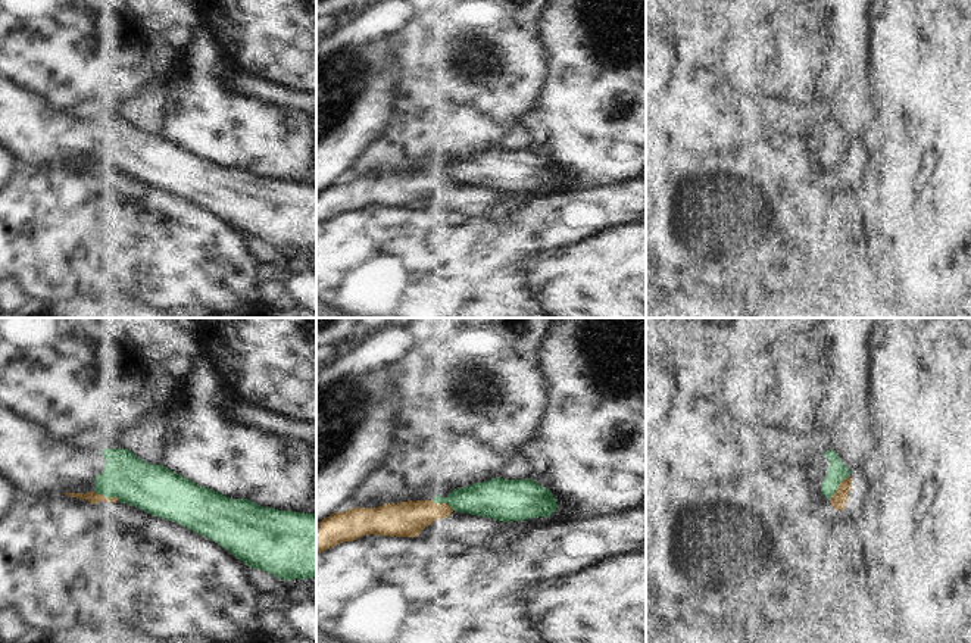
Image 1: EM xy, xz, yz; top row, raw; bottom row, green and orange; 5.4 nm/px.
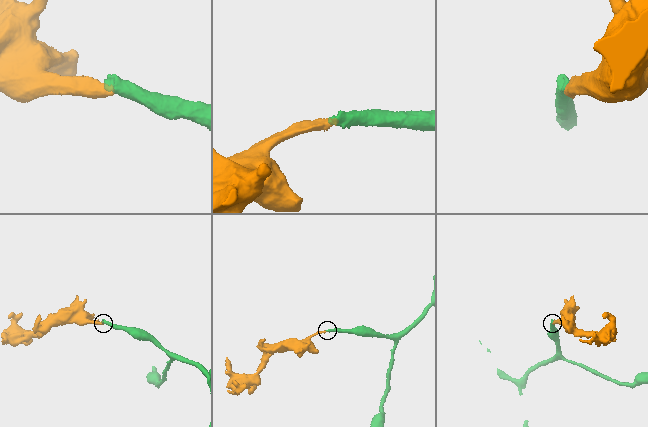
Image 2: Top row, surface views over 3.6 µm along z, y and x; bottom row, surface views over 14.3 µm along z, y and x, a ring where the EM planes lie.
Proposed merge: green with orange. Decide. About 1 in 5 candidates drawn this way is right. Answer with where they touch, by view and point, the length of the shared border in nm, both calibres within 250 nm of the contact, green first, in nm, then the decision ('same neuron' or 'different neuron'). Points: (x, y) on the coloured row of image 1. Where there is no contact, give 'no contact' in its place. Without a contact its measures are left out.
meets green in xy at (108, 498); contact 160 nm long; 260 nm thick on the green side, 70 nm on the other; different neuron

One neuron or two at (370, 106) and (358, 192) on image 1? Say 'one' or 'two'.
two

